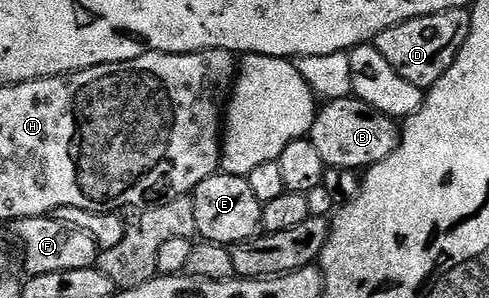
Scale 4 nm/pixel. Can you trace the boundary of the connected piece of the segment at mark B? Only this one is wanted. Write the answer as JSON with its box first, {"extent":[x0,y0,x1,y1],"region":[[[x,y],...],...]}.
{"extent":[309,98,401,170],"region":[[[348,98],[326,101],[316,111],[309,139],[321,153],[321,162],[325,162],[327,167],[366,170],[377,162],[385,162],[385,158],[397,150],[400,135],[401,128],[396,117],[386,116],[365,102]]]}

